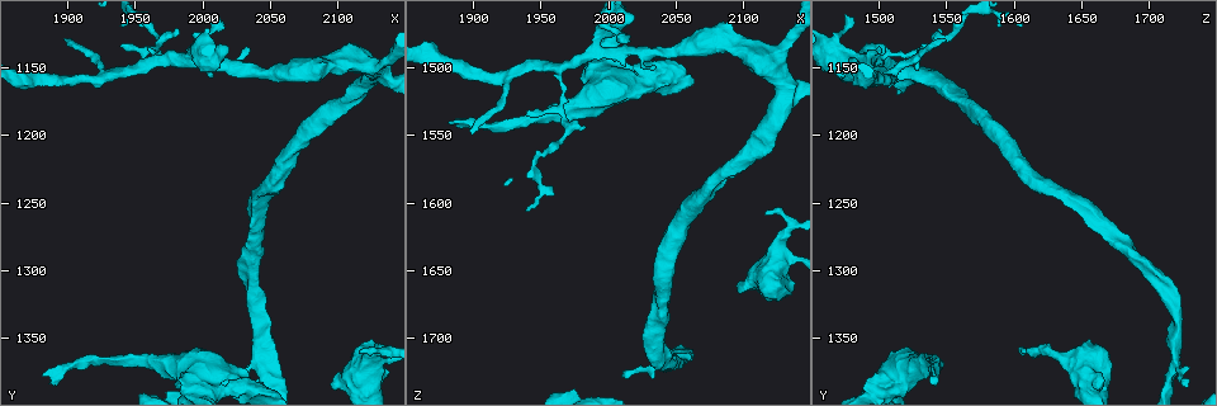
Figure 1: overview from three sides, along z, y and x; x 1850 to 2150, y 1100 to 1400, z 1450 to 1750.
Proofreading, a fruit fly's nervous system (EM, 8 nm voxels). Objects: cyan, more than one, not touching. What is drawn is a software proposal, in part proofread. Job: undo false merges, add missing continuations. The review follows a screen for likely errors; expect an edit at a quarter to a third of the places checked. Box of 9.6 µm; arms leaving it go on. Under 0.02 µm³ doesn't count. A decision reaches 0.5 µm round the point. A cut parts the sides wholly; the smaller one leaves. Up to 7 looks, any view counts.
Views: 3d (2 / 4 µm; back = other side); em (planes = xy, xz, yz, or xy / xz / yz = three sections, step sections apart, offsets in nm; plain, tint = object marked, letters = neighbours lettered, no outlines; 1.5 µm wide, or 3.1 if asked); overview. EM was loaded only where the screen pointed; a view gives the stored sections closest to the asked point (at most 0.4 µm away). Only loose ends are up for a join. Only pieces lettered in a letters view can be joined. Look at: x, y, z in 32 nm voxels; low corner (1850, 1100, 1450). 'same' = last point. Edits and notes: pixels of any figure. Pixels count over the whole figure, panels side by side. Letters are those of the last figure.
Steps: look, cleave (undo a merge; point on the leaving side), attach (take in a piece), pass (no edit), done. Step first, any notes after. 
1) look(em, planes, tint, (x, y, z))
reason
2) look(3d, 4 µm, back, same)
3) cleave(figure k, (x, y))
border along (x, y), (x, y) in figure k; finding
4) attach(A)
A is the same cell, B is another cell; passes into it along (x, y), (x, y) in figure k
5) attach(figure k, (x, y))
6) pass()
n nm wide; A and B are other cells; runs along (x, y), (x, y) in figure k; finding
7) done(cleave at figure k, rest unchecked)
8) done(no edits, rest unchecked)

look(3d, 4 µm, (2014, 1384, 1728))
free end

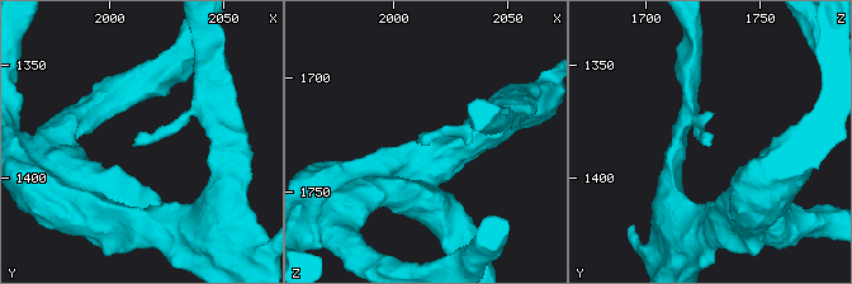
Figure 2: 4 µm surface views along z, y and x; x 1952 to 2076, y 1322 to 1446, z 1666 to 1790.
look(em, planes, letters, (2011, 1387, 1728))

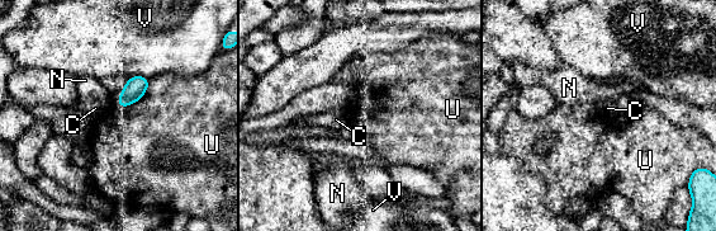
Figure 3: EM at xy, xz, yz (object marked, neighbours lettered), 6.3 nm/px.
pass()
C, N, U and V are other cells; border along (150, 80), (137, 100), (114, 105) in figure 3; no lettered piece goes on from it

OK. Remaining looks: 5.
look(3d, 4 µm, (1898, 1128, 1550))

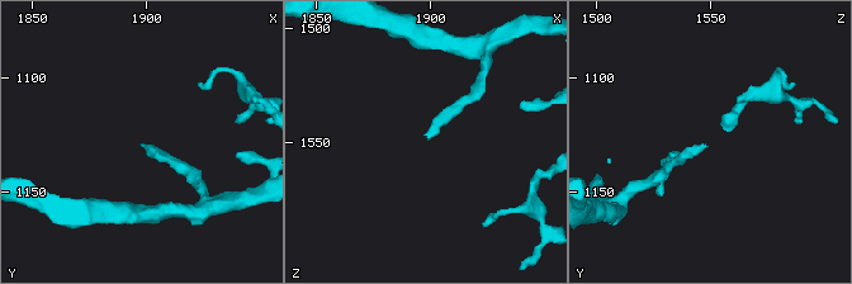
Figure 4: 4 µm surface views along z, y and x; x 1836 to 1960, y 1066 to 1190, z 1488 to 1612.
look(em, planes, letters, (1898, 1129, 1549))
shape alone is not enough

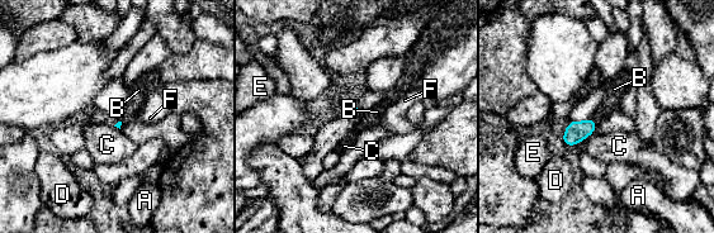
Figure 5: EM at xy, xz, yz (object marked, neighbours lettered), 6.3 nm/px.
pass()
A, B, C, D, E and F are other cells; border along (591, 133), (577, 142) in figure 5; no lettered piece goes on from it

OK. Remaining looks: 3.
look(3d, 2 µm, (1882, 1376, 1542))

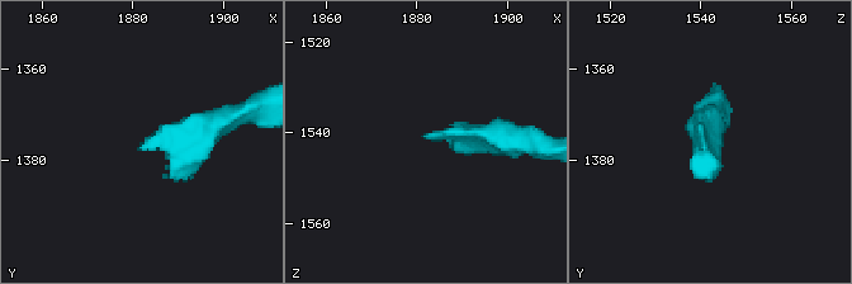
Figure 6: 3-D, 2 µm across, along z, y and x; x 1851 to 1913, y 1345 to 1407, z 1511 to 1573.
look(em, planes, plain, (1882, 1377, 1541))

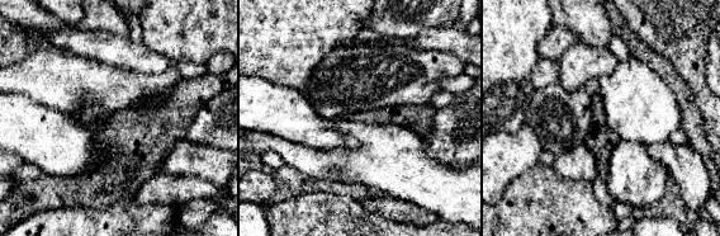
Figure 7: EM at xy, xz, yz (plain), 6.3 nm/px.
look(em, planes, letters, same)

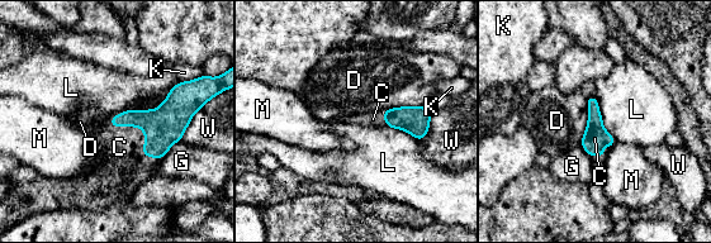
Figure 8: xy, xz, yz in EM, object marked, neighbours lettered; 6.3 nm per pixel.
attach(C)
110 nm wide; C is the same cell, D, G, K, L, M and W are other cells; passes into it along (165, 125), (143, 134), (119, 147) in figure 8; it goes on there

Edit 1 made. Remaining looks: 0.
done(attach at figure 8, rest unchecked)

